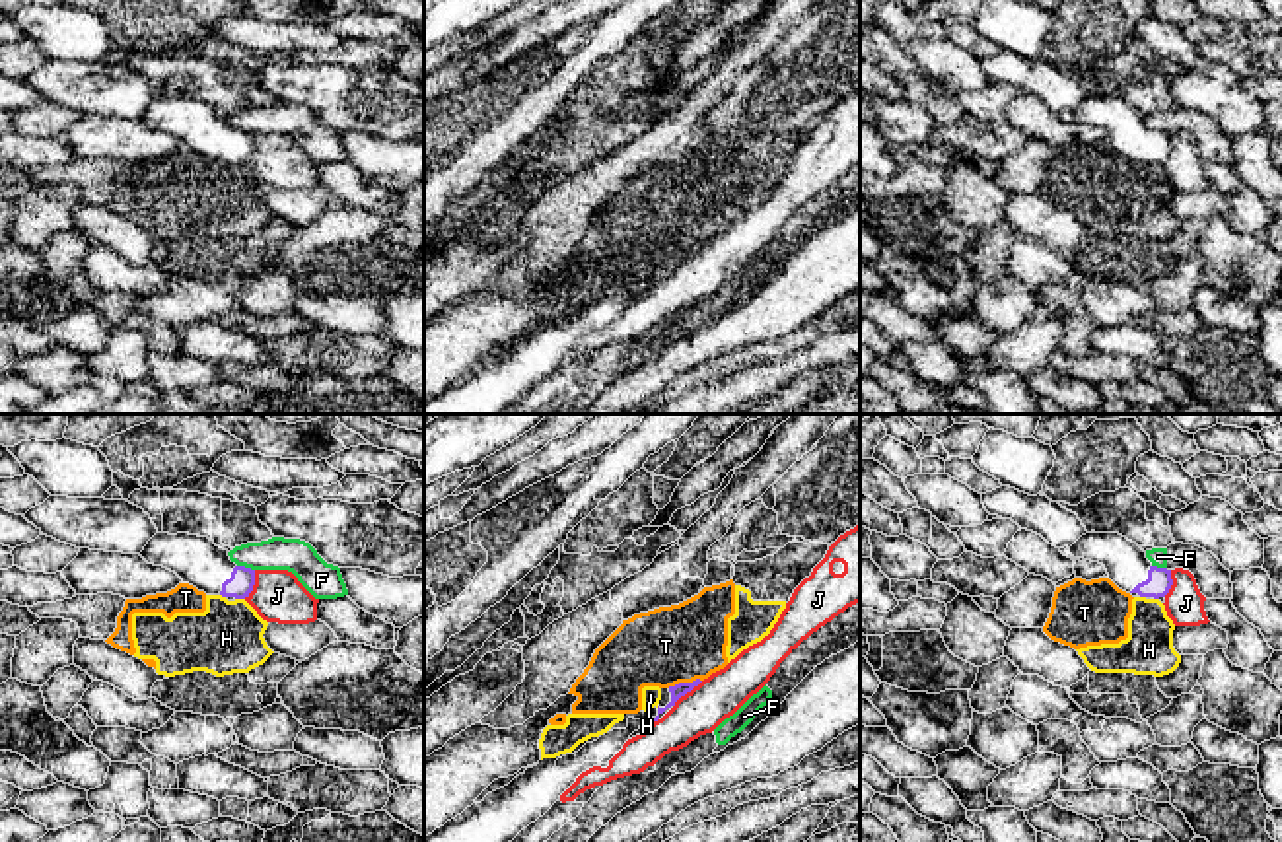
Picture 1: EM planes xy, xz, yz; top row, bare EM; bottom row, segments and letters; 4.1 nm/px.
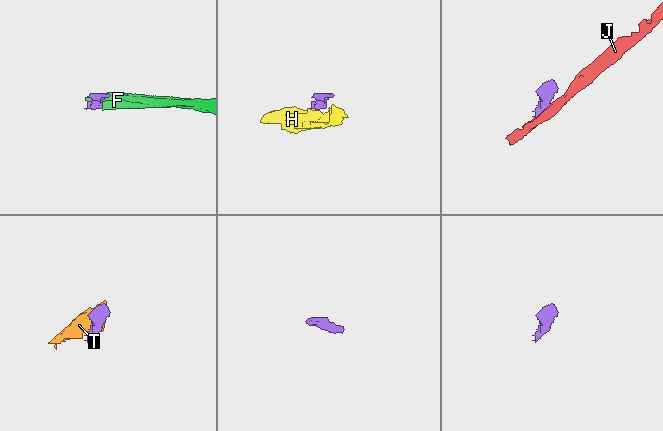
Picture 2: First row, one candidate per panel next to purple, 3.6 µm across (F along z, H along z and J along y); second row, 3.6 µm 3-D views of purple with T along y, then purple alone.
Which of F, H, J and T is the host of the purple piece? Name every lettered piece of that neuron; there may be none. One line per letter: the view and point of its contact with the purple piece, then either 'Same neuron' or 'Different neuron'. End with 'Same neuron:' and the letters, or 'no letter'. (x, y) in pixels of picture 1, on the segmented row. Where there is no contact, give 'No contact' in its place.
F: Touches purple at xy (244, 566). Different neuron
H: Touches purple at xy (240, 597). Different neuron
J: Touches purple at xz (687, 691). Different neuron
T: Touches purple at xz (683, 683). Different neuron
Same neuron: no letter

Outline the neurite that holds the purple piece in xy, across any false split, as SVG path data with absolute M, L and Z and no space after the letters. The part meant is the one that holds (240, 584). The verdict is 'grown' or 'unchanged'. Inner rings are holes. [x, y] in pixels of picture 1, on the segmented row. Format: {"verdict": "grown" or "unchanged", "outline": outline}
{"verdict": "grown", "outline": "M156 533L140 556L175 572L183 583L206 595L245 599L255 585L255 570L231 562L228 550L208 537Z"}

